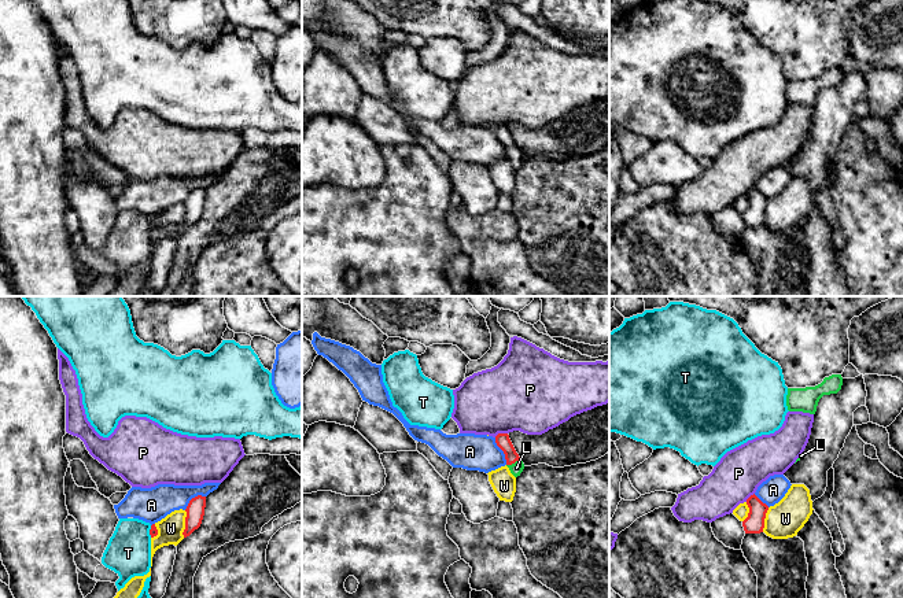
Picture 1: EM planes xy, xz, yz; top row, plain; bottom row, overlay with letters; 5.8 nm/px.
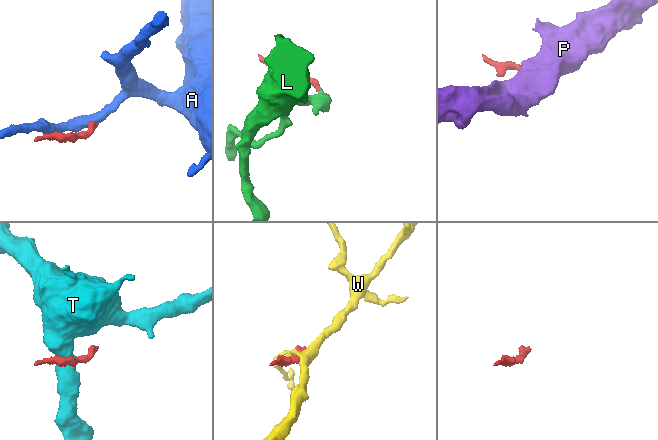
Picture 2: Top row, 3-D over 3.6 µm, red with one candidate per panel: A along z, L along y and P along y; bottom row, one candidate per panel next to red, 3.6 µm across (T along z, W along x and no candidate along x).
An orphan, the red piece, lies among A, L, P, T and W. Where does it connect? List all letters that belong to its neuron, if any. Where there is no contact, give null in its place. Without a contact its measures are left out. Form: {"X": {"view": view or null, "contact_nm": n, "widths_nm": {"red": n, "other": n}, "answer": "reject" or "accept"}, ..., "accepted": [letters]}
{"A": {"view": "xz", "contact_nm": 180, "widths_nm": {"red": 90, "other": 220}, "answer": "reject"}, "L": {"view": "xz", "contact_nm": 100, "widths_nm": {"red": 90, "other": 70}, "answer": "accept"}, "P": {"view": "xz", "contact_nm": 80, "widths_nm": {"red": 90, "other": 420}, "answer": "reject"}, "T": {"view": "xy", "contact_nm": 70, "widths_nm": {"red": 50, "other": 260}, "answer": "reject"}, "W": {"view": "xy", "contact_nm": 160, "widths_nm": {"red": 110, "other": 150}, "answer": "reject"}, "accepted": ["L"]}

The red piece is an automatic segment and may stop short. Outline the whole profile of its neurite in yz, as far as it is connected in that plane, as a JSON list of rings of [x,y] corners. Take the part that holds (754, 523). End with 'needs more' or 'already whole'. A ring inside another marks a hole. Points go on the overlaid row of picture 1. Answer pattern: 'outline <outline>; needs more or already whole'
outline [[[755,494],[747,499],[749,507],[748,517],[742,521],[745,534],[760,534],[764,528],[764,518],[769,506],[763,503]]]; already whole

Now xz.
outline [[[498,433],[495,436],[497,446],[504,451],[506,466],[509,468],[511,473],[517,477],[524,469],[523,459],[516,453],[509,435],[508,433]]]; needs more

